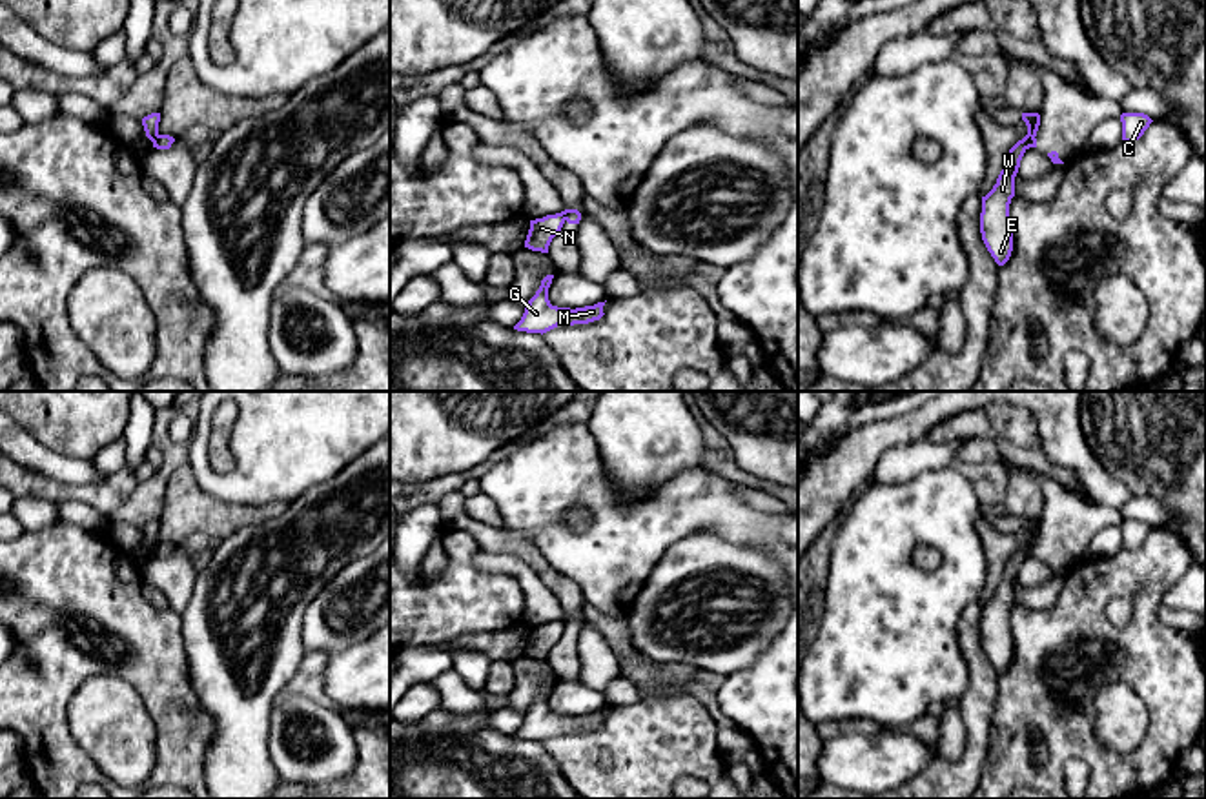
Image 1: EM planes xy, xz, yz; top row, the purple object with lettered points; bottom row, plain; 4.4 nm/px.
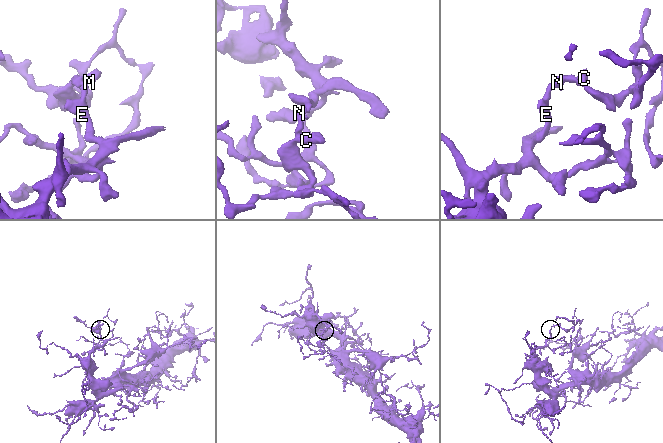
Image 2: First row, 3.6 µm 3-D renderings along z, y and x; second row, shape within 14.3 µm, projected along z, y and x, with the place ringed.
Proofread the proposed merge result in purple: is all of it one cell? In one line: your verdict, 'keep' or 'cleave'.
cleave

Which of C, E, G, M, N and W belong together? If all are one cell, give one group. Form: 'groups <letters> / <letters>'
groups C G M N / E W

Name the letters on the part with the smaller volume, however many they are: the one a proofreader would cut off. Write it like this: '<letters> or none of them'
C, G, M, N

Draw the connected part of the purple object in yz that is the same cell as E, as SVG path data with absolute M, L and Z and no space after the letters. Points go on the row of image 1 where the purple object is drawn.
M1026 135L1009 149L996 184L982 197L980 233L987 251L998 266L1004 266L1013 251L1009 204L1015 197L1015 177L1020 160L1029 147L1037 147L1037 138Z

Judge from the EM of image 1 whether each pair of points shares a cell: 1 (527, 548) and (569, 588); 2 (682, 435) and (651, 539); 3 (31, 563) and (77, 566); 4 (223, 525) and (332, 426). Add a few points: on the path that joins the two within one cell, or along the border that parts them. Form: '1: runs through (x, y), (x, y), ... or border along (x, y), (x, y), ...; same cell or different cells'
1: runs through (536, 559), (558, 583); same cell
2: border along (704, 465), (684, 468), (651, 492), (631, 499); different cells
3: runs through (42, 566), (66, 566); same cell
4: border along (203, 488), (223, 501), (285, 505); different cells

